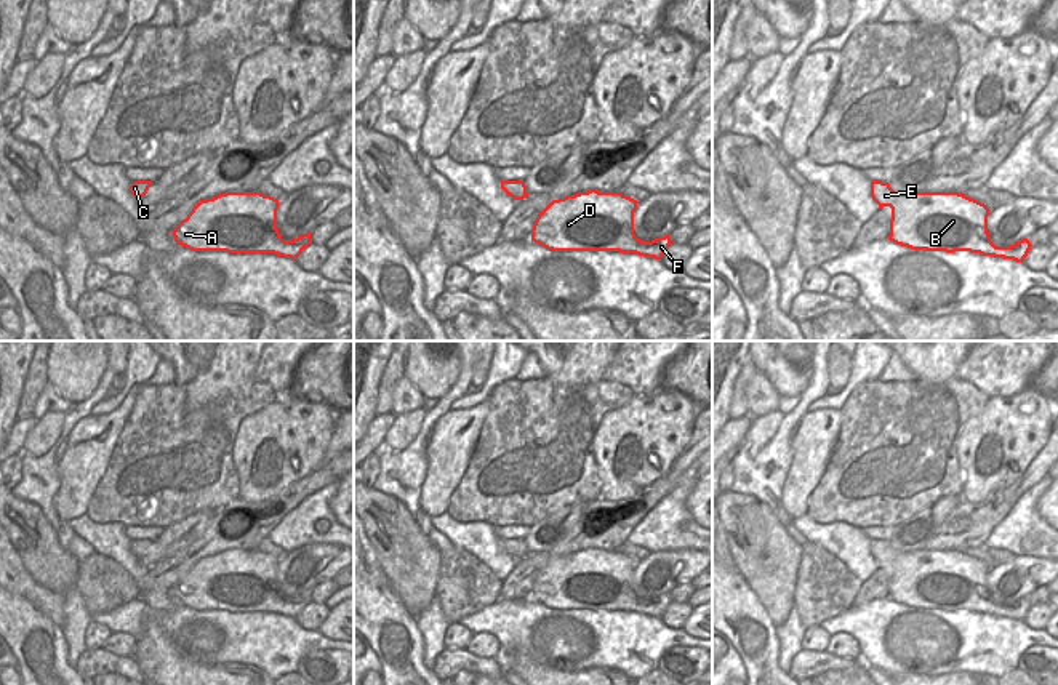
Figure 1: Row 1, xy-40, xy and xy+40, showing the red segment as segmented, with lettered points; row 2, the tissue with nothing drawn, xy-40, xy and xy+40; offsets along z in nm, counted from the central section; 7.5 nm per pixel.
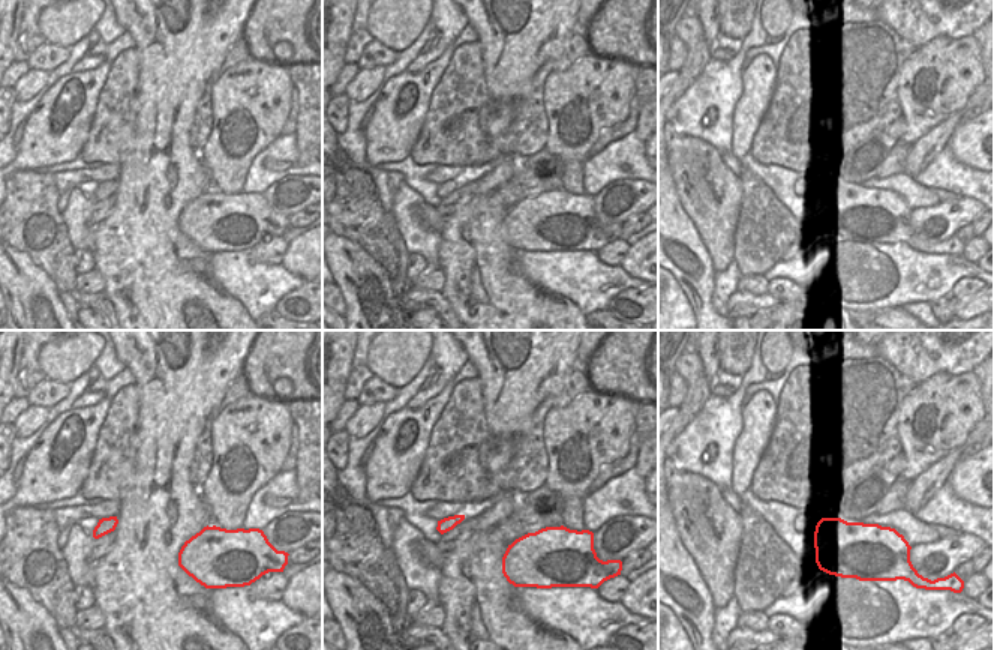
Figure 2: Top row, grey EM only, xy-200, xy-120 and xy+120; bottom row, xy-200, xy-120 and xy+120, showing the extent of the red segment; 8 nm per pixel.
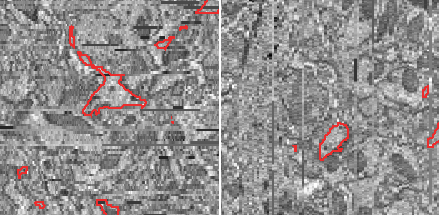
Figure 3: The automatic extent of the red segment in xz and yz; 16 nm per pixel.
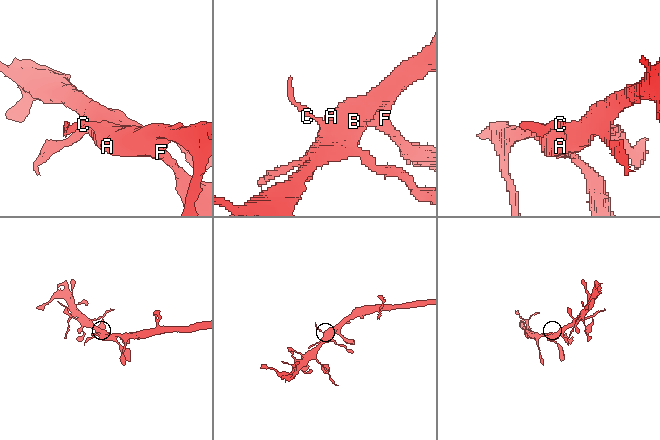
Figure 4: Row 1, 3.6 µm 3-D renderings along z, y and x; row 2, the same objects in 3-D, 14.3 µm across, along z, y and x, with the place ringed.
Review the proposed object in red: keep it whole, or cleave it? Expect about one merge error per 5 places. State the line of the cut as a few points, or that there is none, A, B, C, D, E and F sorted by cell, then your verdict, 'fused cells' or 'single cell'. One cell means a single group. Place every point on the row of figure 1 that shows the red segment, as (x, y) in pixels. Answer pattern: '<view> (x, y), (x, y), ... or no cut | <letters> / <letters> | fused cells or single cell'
no cut | A B C D E F | single cell

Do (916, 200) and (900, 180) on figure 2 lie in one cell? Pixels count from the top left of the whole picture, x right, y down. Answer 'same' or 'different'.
same

